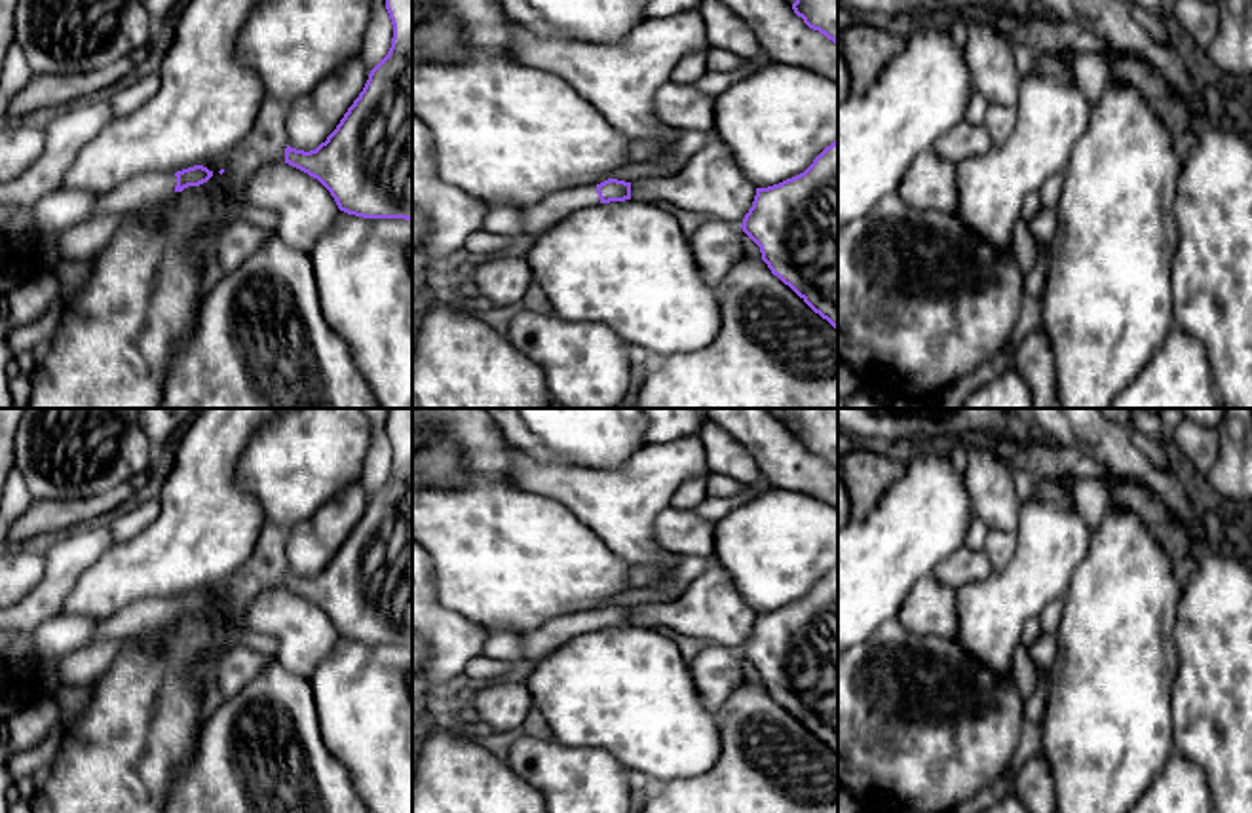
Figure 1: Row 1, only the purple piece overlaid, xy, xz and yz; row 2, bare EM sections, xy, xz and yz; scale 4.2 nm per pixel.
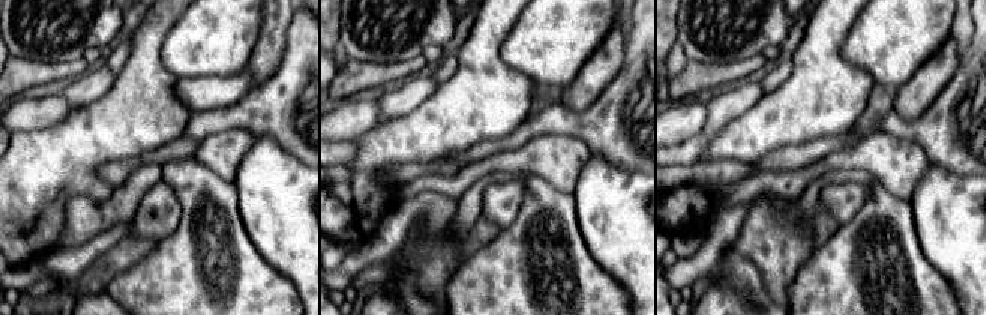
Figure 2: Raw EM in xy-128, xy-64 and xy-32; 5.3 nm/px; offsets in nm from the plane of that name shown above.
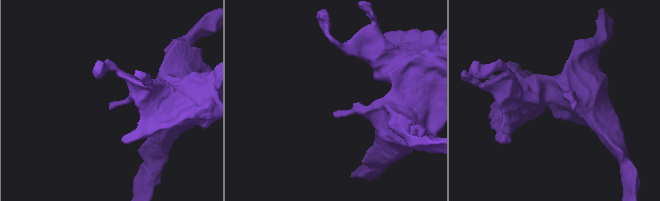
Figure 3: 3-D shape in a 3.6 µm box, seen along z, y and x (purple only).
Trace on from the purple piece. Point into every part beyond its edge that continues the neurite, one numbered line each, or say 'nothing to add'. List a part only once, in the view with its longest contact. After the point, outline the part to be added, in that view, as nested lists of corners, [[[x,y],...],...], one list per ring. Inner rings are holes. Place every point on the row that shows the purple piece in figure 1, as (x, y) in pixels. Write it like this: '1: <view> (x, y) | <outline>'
1: xy (151, 190) | [[[142,173],[108,194],[95,196],[93,217],[133,215],[163,207],[175,196],[175,173]]]

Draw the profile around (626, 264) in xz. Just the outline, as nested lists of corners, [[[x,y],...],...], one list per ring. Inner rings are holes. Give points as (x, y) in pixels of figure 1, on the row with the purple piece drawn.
[[[625,199],[578,209],[534,237],[526,262],[534,281],[547,294],[553,315],[564,321],[600,323],[629,346],[650,350],[655,359],[705,350],[720,331],[714,287],[705,283],[676,218],[655,203]]]

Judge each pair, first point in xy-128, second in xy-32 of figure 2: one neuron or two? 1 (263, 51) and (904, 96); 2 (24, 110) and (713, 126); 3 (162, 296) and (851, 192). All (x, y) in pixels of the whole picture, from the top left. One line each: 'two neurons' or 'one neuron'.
1: one neuron
2: two neurons
3: two neurons

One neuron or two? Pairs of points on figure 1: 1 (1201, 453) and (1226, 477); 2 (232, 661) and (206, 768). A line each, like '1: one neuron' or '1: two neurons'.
1: two neurons
2: two neurons

